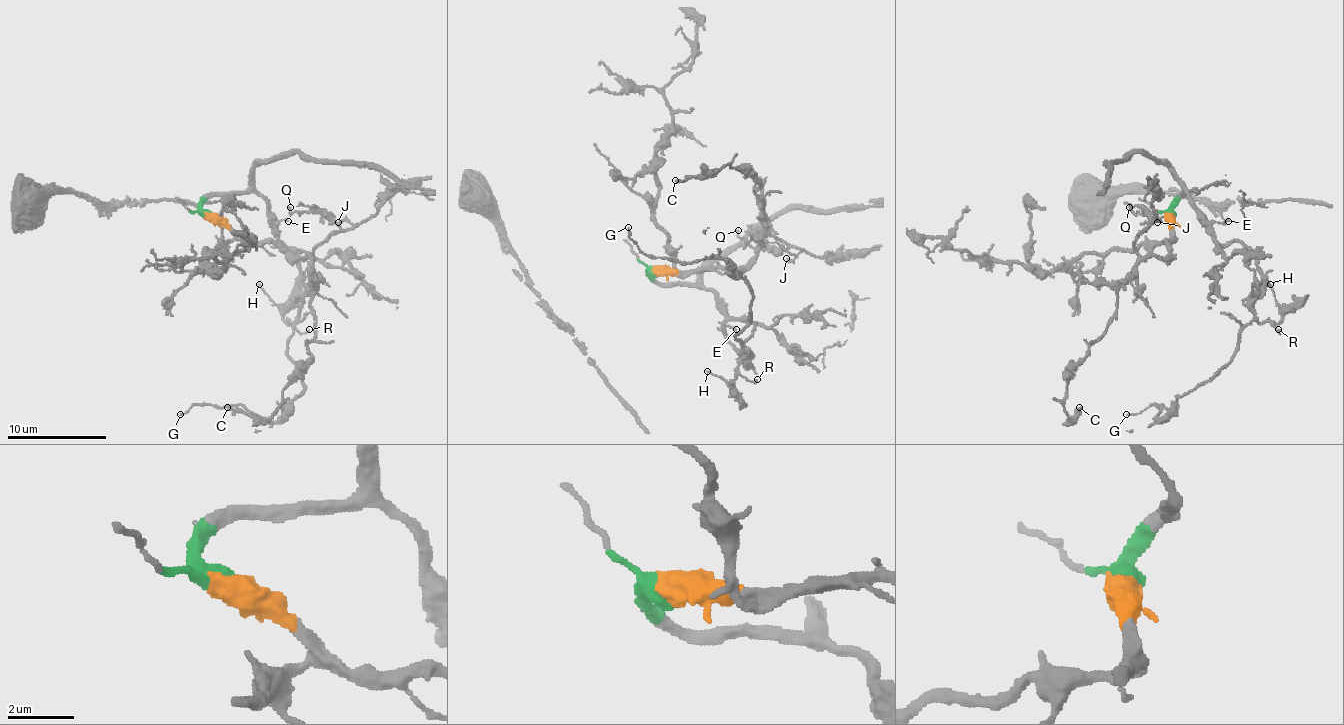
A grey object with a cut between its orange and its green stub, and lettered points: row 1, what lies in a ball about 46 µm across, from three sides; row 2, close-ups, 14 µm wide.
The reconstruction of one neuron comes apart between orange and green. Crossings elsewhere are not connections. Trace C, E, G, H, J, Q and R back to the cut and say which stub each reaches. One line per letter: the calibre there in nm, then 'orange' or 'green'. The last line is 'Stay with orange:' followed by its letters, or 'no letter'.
C: 220 nm thick; orange
E: 140 nm thick; green
G: 170 nm thick; green
H: 110 nm thick; green
J: 200 nm thick; orange
Q: 160 nm thick; orange
R: 150 nm thick; green
Stay with orange: C, J, Q

